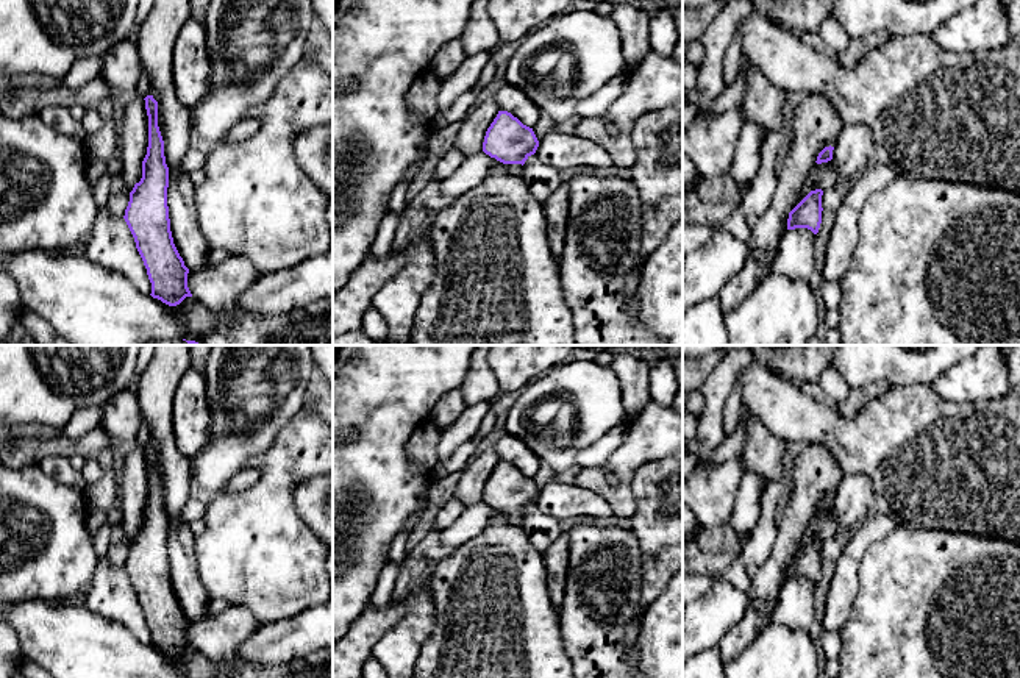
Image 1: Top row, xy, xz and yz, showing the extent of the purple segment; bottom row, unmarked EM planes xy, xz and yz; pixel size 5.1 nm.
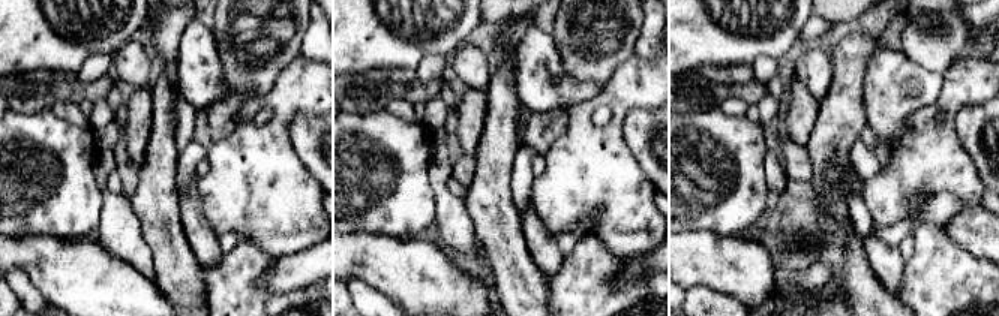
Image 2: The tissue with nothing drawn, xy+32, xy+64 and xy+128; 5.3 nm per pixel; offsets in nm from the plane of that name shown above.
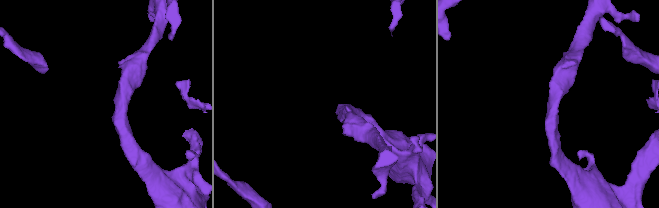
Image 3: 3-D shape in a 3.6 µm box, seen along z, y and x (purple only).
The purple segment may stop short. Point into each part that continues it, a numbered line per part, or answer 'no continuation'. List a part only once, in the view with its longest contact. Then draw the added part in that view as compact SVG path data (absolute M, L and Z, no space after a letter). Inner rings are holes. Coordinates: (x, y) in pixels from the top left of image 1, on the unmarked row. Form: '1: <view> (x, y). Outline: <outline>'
1: xy (133, 483). Outline: M136 447L125 456L119 476L117 509L122 514L122 528L130 542L142 528L142 511L148 497L148 466L144 447Z

